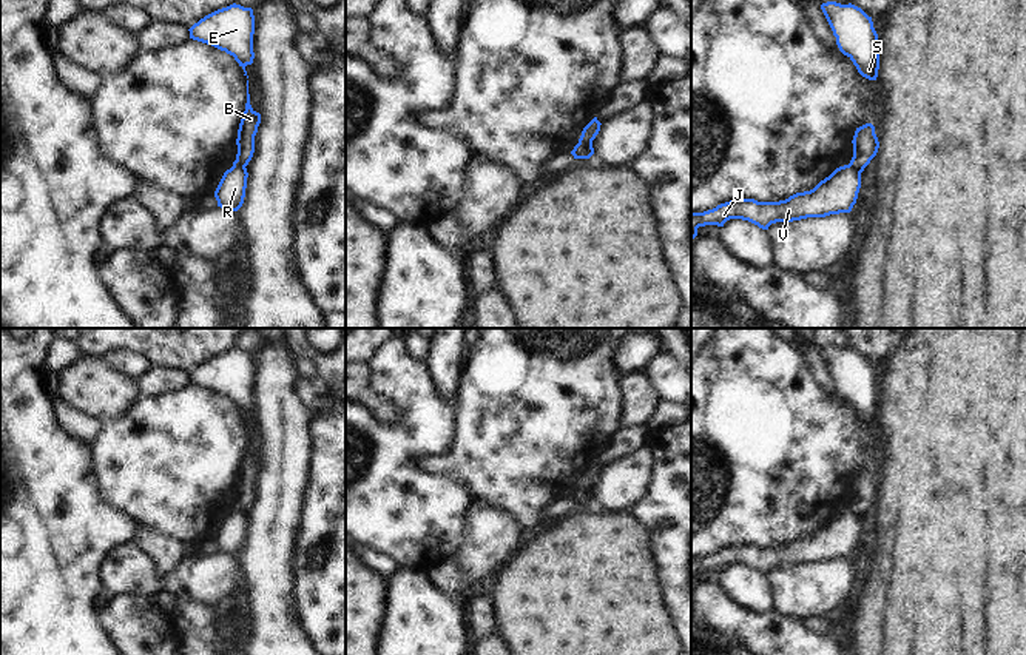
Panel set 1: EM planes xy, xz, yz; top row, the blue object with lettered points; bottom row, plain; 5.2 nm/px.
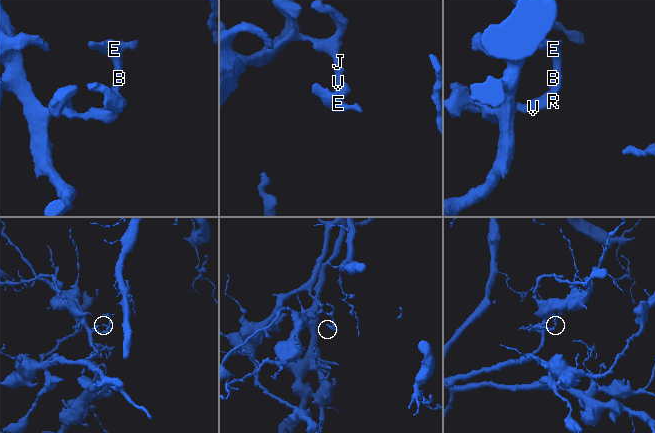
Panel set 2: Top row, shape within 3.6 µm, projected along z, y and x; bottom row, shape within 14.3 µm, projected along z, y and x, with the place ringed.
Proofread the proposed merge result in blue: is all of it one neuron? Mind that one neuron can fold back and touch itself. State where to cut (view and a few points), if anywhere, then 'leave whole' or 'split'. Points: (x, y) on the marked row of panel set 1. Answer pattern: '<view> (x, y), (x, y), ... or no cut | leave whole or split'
xz (591, 139), (579, 142) | split

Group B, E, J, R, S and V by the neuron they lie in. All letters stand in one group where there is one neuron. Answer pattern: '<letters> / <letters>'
B E S / J R V

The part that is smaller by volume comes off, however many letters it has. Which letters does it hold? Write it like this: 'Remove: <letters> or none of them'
Remove: B, E, S

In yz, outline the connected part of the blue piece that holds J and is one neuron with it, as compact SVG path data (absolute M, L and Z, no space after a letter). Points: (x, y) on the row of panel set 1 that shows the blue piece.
M850 165L836 168L813 190L796 193L779 202L733 199L704 213L691 213L691 239L705 225L724 227L730 219L742 219L768 230L776 222L793 222L807 217L825 217L850 213L861 188L861 174Z

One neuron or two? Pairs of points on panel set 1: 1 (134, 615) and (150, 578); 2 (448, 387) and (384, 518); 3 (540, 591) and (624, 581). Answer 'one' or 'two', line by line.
1: two
2: two
3: one

